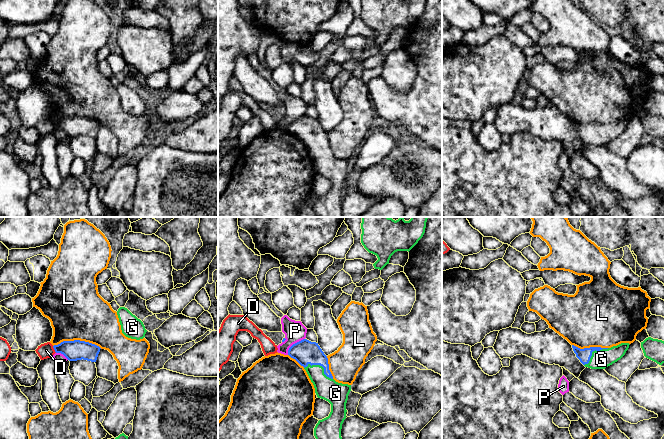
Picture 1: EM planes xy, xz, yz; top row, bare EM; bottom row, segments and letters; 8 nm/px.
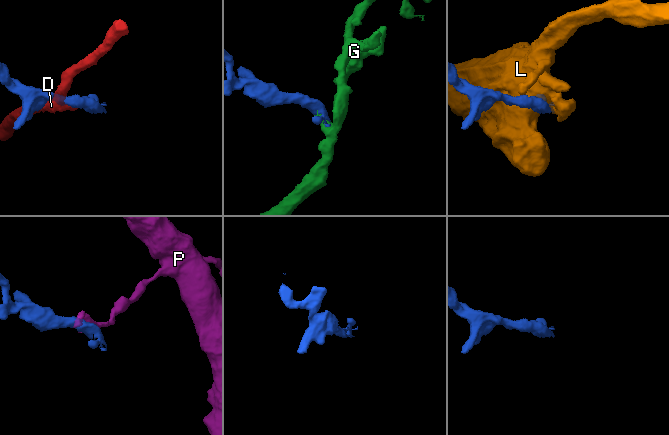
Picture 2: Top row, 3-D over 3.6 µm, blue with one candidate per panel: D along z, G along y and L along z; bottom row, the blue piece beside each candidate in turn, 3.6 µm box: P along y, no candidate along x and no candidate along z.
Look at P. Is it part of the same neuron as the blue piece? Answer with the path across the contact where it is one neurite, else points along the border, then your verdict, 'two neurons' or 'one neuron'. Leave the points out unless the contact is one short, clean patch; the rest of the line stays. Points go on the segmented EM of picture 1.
border xz (304, 338), (295, 342), (289, 348), (287, 354); two neurons

